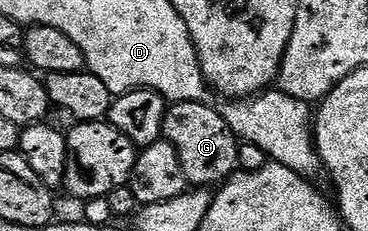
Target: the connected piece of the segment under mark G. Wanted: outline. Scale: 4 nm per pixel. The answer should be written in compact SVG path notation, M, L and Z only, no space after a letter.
M209 102L170 103L165 109L161 131L164 140L171 142L171 146L175 146L175 154L179 154L186 181L203 189L224 184L238 171L237 159L241 149L239 138L231 126L227 126L220 111L211 105Z

